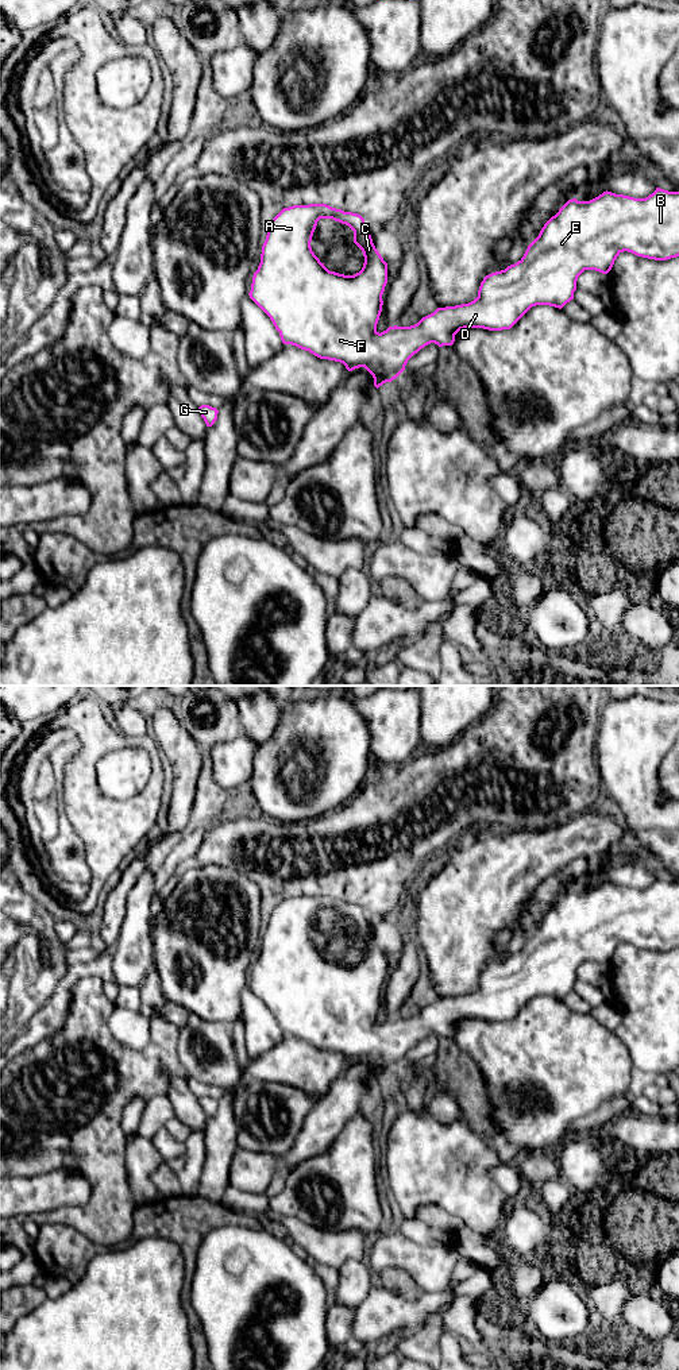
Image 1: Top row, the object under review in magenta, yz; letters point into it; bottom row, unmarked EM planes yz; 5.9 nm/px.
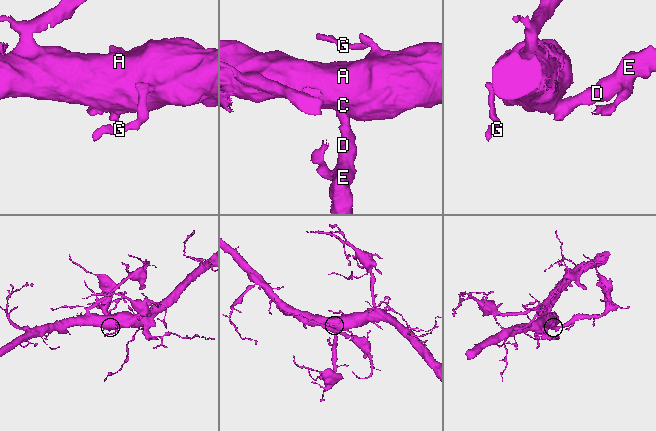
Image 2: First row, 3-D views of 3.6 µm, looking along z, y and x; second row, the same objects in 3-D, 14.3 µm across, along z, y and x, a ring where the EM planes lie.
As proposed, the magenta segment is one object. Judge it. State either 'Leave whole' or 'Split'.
Leave whole

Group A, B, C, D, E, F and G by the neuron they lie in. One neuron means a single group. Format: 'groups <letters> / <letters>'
groups A B C D E F G

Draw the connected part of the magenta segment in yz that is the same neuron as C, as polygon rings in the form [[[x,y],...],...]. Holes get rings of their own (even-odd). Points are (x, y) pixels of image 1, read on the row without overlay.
[[[656,879],[656,881],[649,885],[645,889],[634,889],[624,885],[616,885],[612,883],[603,883],[598,888],[590,891],[590,892],[578,892],[576,889],[568,891],[559,903],[552,907],[541,919],[539,927],[528,937],[524,948],[514,956],[508,957],[505,961],[491,964],[483,969],[481,973],[478,988],[474,989],[468,995],[455,996],[455,997],[445,997],[445,999],[437,999],[433,1004],[423,1008],[417,1015],[410,1018],[389,1018],[383,1023],[377,1022],[377,1015],[382,1003],[382,985],[385,983],[385,977],[387,975],[387,954],[383,952],[378,941],[375,939],[370,922],[367,921],[364,915],[364,910],[352,903],[344,903],[342,900],[332,899],[327,895],[309,895],[309,896],[293,896],[289,899],[283,899],[270,914],[266,931],[262,937],[262,945],[261,945],[261,954],[258,957],[258,961],[254,964],[251,981],[248,984],[250,989],[270,1008],[273,1012],[275,1020],[279,1023],[281,1031],[283,1035],[292,1035],[301,1041],[309,1042],[315,1047],[320,1050],[328,1050],[340,1053],[346,1057],[348,1062],[352,1062],[359,1058],[364,1058],[374,1069],[374,1077],[378,1080],[386,1073],[391,1073],[396,1070],[404,1061],[408,1054],[408,1051],[417,1045],[421,1039],[425,1037],[435,1034],[439,1038],[443,1037],[452,1037],[455,1033],[455,1026],[464,1019],[483,1019],[489,1022],[502,1022],[502,1020],[510,1020],[532,997],[536,996],[549,996],[562,1000],[567,993],[574,991],[574,983],[576,981],[576,972],[578,968],[585,961],[595,961],[602,965],[607,965],[617,948],[624,943],[632,943],[637,948],[655,950],[655,952],[667,952],[671,949],[679,948],[679,883],[668,883],[660,879]],[[320,910],[332,910],[335,912],[339,912],[342,915],[348,916],[354,922],[354,934],[362,941],[364,948],[363,958],[359,964],[354,966],[344,966],[335,962],[329,962],[324,954],[320,953],[320,950],[315,946],[310,938],[312,927],[316,921],[317,912]]]

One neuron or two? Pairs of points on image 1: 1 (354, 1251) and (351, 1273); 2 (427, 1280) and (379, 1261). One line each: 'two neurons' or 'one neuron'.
1: two neurons
2: one neuron

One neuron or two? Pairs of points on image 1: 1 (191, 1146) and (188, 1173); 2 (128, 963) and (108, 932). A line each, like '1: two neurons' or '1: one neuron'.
1: one neuron
2: two neurons

